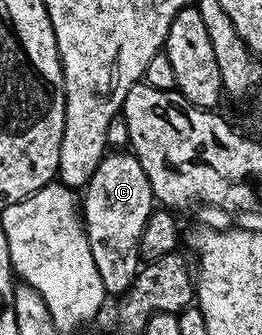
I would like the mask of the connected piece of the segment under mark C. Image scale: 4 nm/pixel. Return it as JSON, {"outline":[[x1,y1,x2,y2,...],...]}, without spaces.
{"outline":[[130,152,104,154,97,172,93,172,89,184,82,191,81,217,89,240,89,252,93,252,101,284,105,284,108,295,122,296,139,274,139,241,152,209,149,176,145,176,141,160]]}

